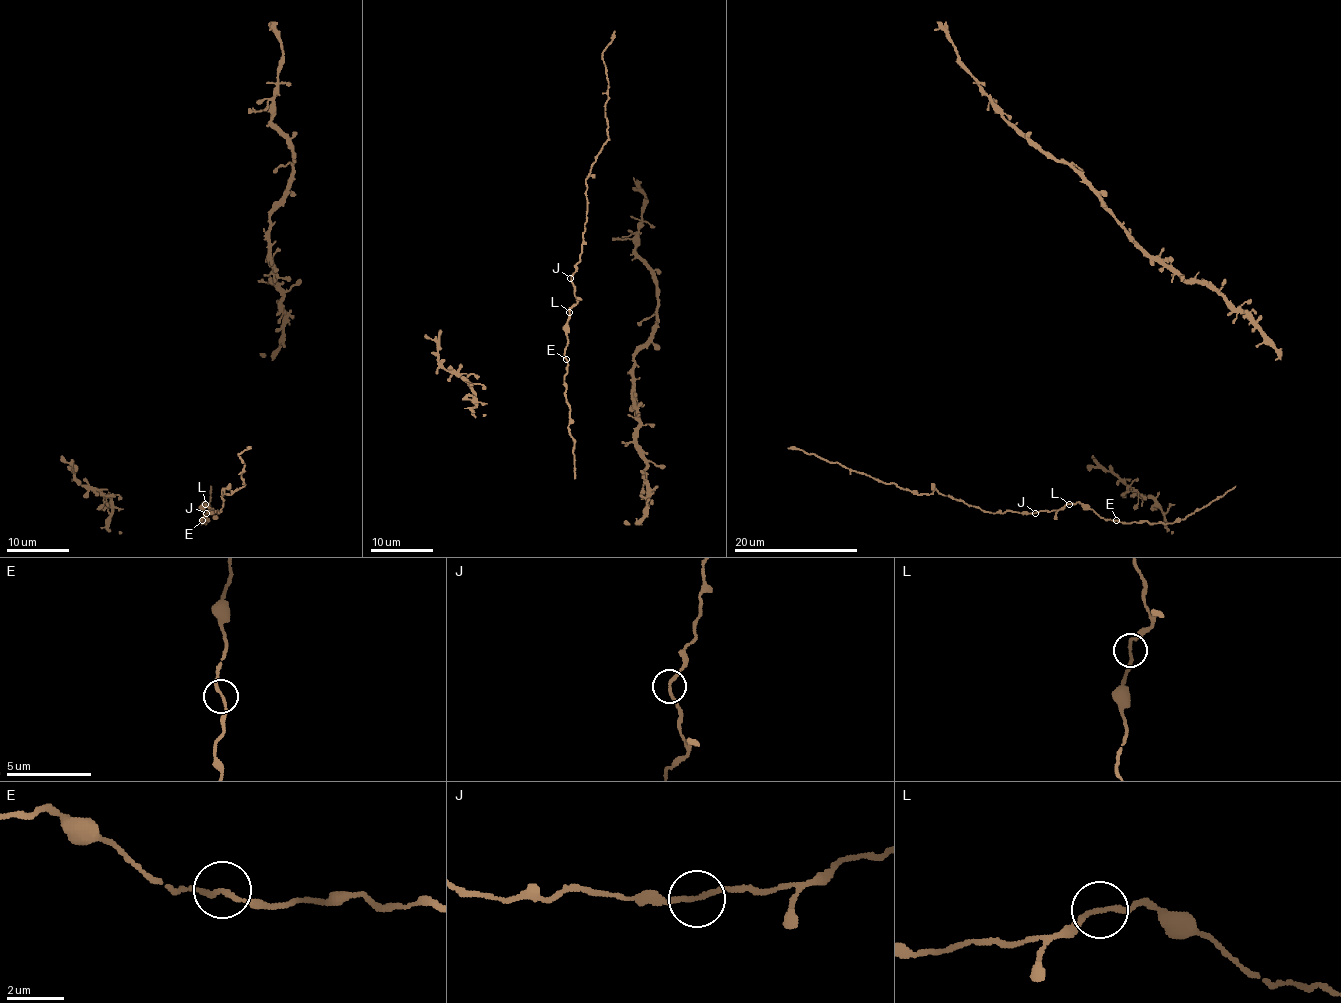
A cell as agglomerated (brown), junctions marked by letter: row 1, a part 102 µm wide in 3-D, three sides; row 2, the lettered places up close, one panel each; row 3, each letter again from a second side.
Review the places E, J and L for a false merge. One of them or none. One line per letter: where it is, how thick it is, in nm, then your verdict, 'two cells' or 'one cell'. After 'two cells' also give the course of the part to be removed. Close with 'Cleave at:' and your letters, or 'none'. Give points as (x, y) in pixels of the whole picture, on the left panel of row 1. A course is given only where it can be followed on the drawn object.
E: (202, 520) | 160 nm | one cell
J: (206, 513) | 160 nm | one cell
L: (205, 504) | 170 nm | one cell
Cleave at: none

